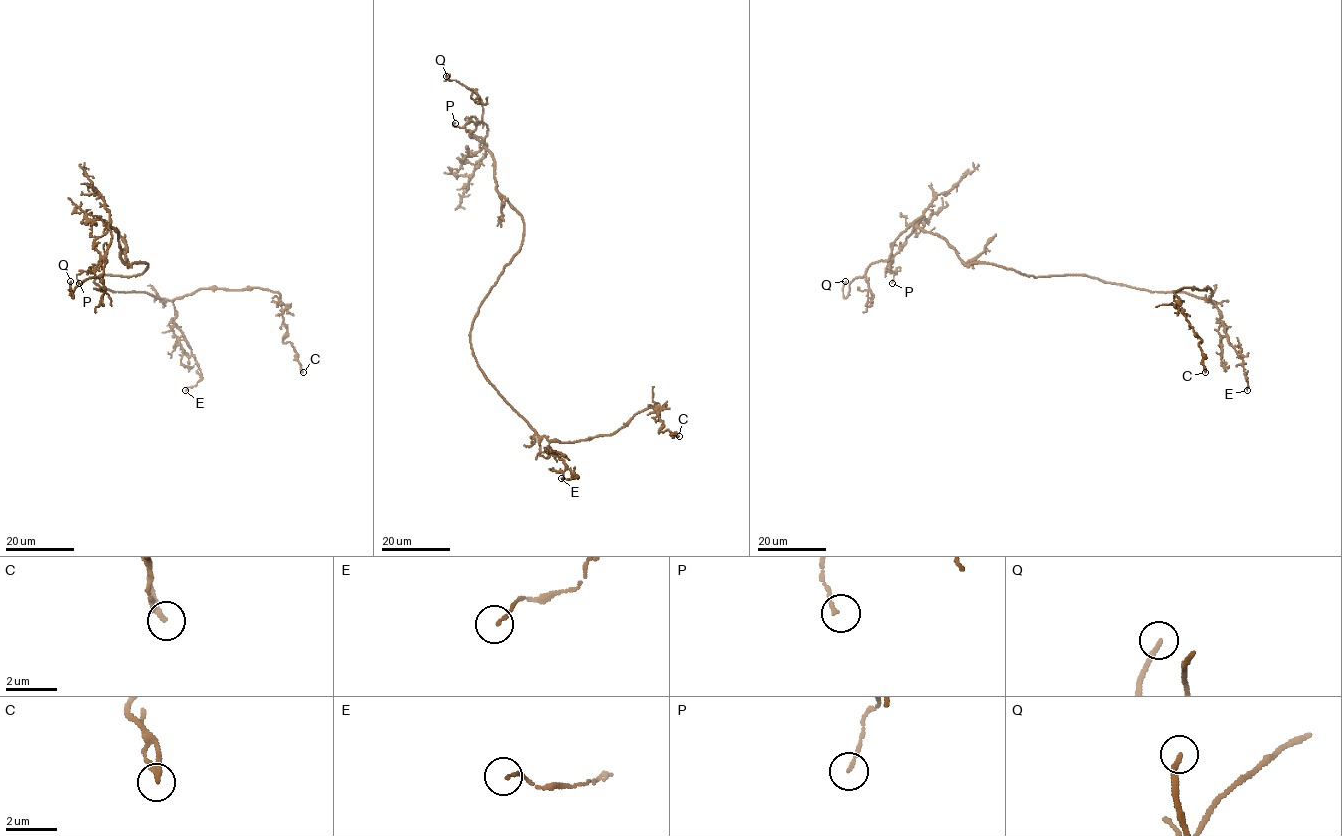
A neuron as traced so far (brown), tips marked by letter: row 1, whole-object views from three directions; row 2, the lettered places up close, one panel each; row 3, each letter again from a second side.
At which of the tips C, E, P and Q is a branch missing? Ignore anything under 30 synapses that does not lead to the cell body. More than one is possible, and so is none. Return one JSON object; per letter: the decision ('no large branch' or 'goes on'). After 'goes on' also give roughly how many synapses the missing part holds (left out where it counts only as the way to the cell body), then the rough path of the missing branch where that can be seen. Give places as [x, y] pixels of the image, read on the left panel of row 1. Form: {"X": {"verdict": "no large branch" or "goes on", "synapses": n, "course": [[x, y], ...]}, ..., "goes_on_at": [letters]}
{"C": {"verdict": "no large branch"}, "E": {"verdict": "no large branch"}, "P": {"verdict": "no large branch"}, "Q": {"verdict": "goes on", "course": [[70, 281], [92, 272]]}, "goes_on_at": ["Q"]}

